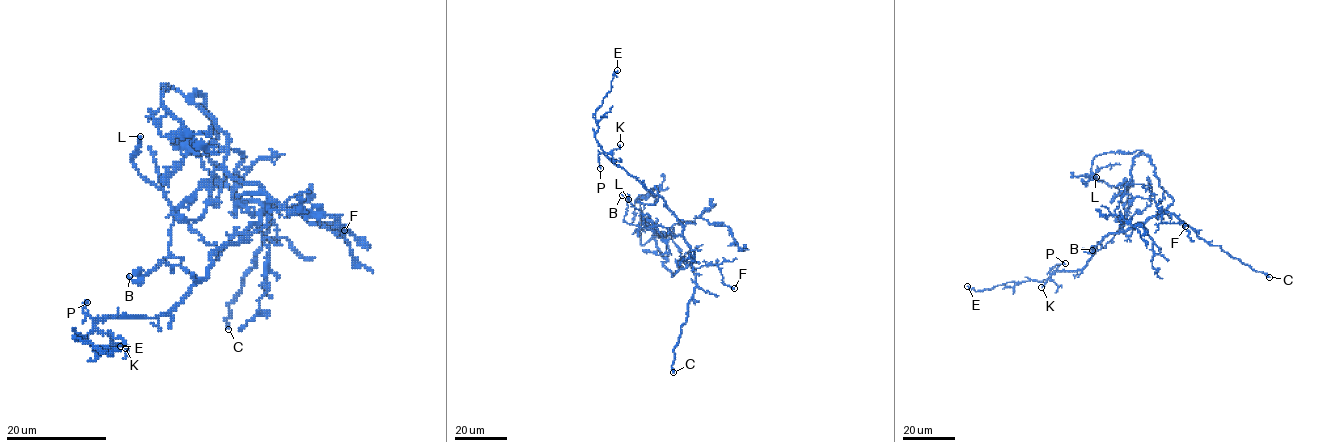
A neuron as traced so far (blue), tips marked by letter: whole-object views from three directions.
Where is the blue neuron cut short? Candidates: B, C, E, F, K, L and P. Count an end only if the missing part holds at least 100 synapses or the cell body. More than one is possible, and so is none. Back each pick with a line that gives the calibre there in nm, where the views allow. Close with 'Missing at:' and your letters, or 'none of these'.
C: Thickness 320 nm
Missing at: C

